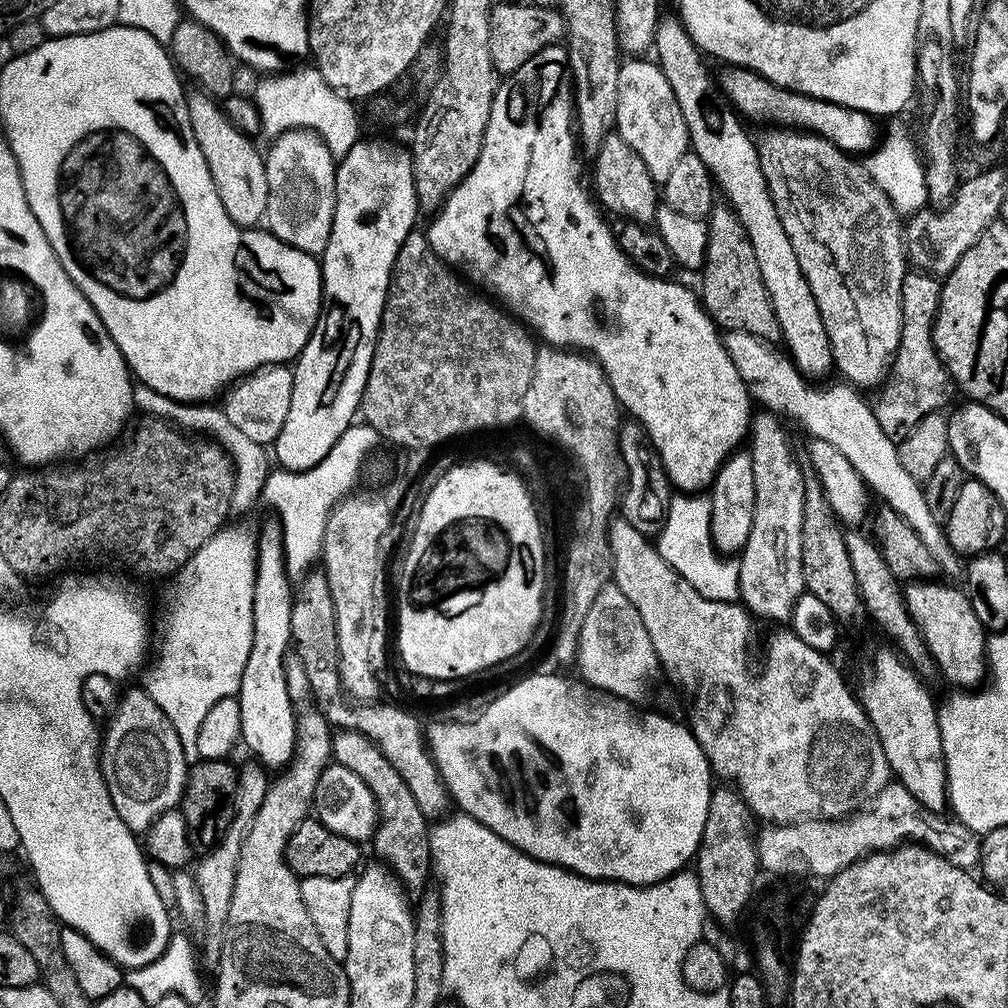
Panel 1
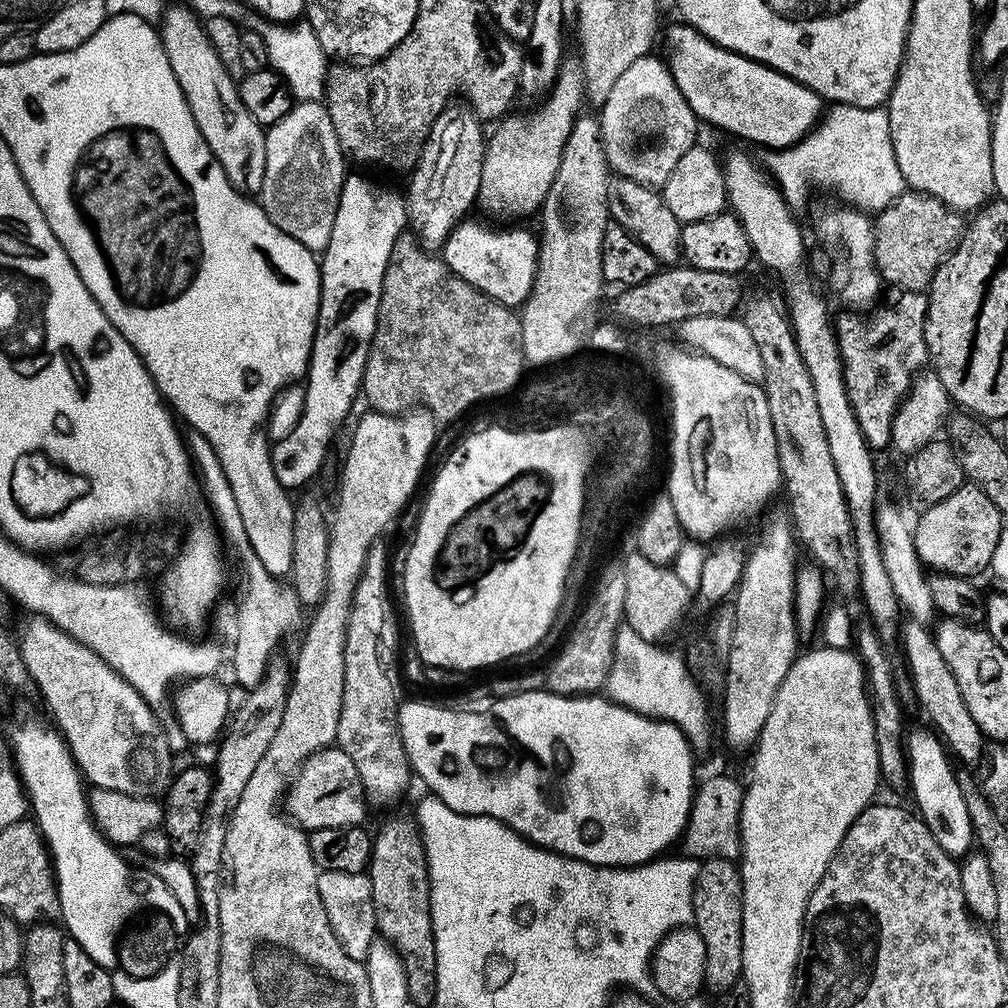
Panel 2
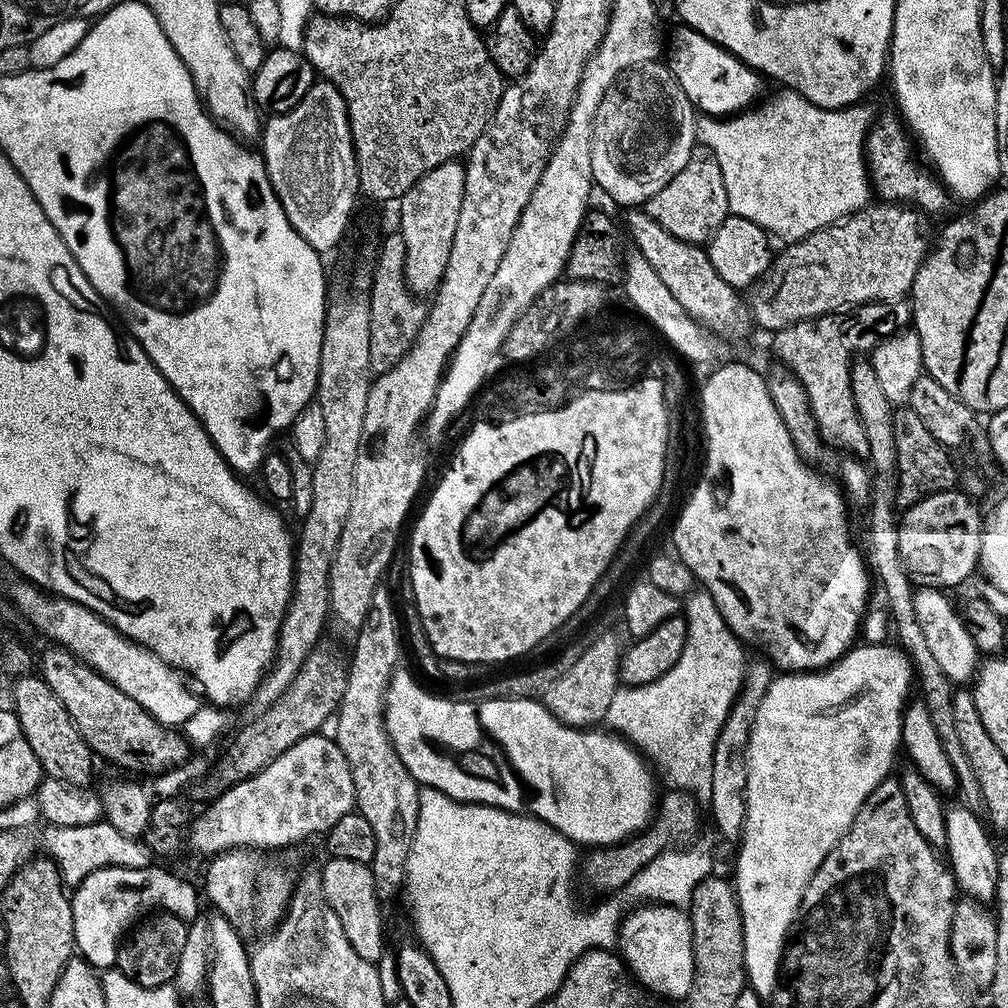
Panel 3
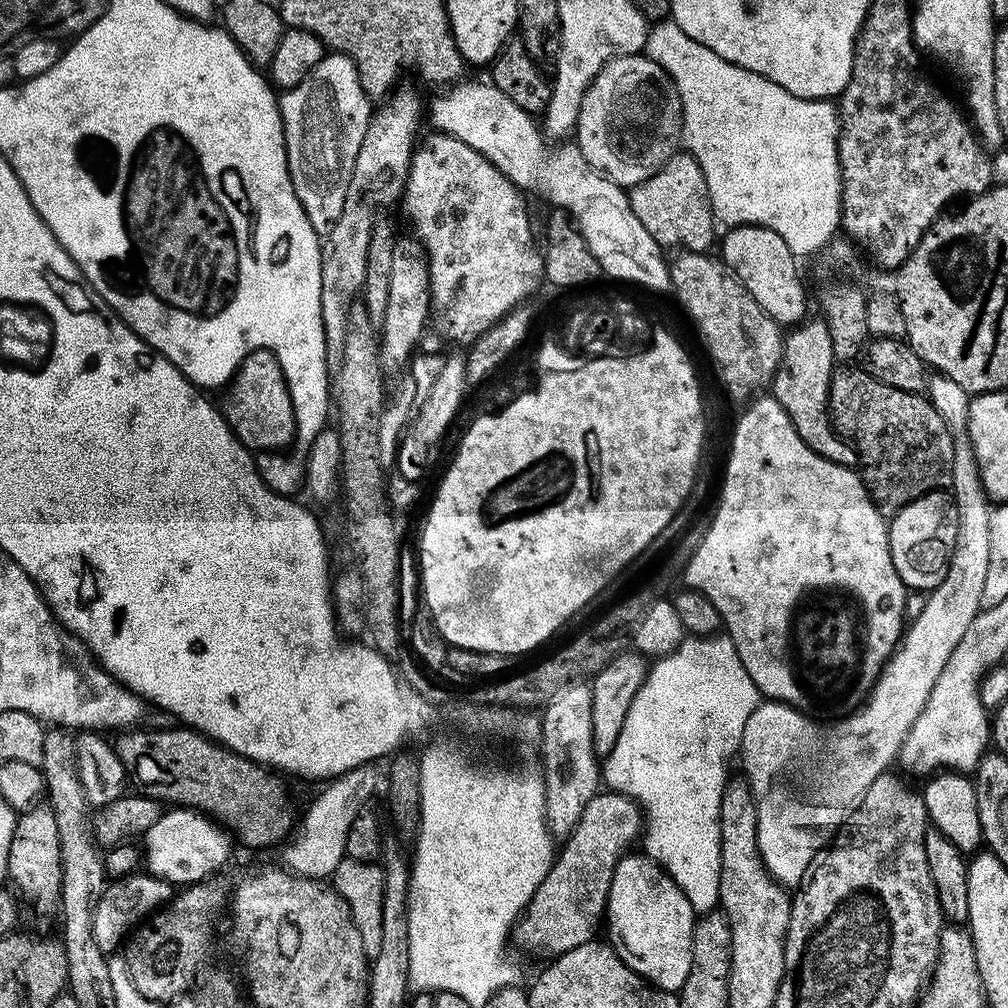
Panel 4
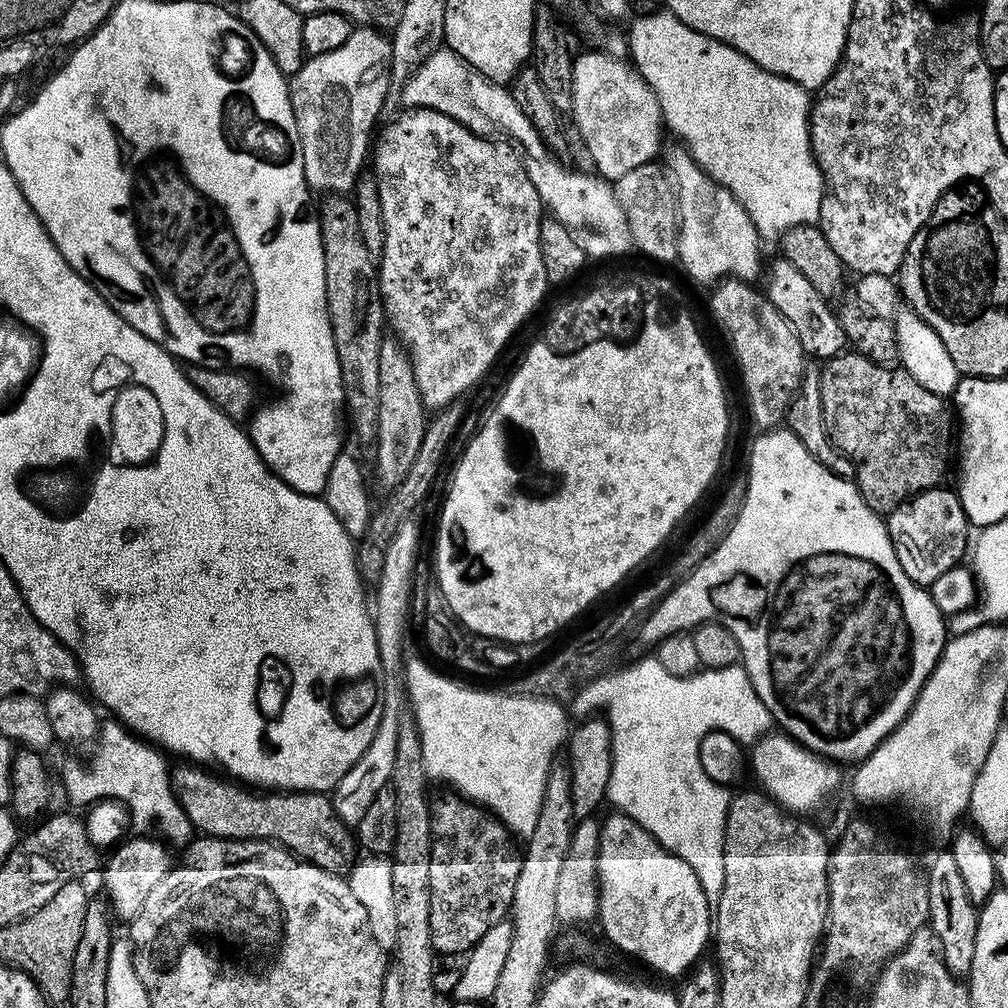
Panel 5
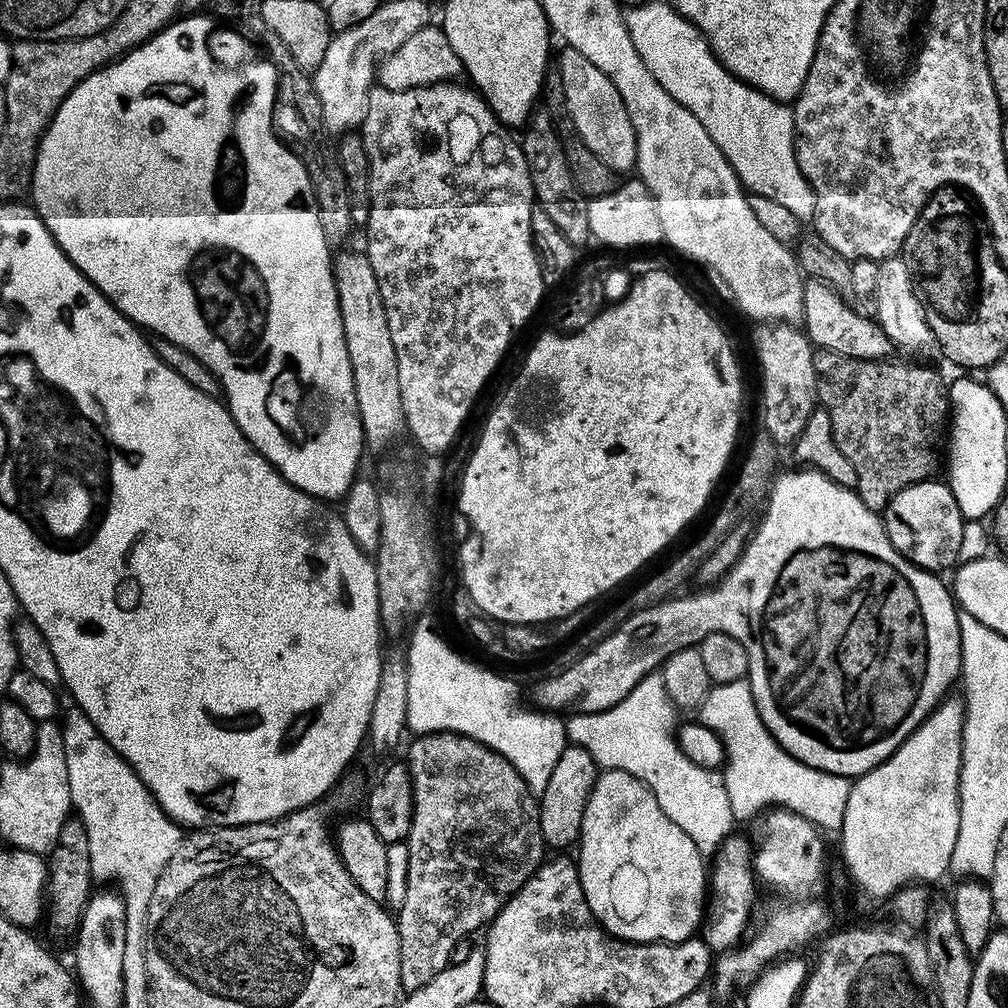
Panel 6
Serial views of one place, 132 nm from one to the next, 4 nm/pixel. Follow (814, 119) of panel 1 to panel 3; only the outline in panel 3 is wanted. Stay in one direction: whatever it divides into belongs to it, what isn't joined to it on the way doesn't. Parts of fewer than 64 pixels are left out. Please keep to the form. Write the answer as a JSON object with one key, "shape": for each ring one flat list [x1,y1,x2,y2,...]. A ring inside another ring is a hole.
{"shape":[[687,26,679,27,673,30,669,40,667,37,666,63,678,86,682,86,686,98,690,98,693,108,705,116,721,118,745,111,761,95,761,73,755,68,749,68,737,56,727,52,698,30]]}

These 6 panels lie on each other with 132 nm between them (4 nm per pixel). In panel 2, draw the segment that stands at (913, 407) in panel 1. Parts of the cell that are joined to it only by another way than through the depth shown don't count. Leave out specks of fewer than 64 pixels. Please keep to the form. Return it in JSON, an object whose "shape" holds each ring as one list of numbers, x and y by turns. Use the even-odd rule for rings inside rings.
{"shape":[[899,290,891,294,893,296,888,304,881,303,871,313,873,316,869,324,859,324,852,314,837,315,834,320,836,341,840,344,840,357,844,363,846,394,850,398,854,418,858,418,864,440,872,450,887,449,891,445,894,414,901,400,907,396,912,381,929,363,924,333,924,319,928,313,927,295]]}

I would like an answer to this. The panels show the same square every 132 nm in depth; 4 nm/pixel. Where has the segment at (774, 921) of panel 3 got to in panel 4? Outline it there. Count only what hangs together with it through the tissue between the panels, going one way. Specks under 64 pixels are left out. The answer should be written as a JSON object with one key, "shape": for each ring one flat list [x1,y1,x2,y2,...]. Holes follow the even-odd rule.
{"shape":[[936,374,927,381,926,395,932,401,934,410,942,414,946,426,952,431,954,444,954,470,952,471,952,499,958,510,958,542,954,542,954,554,950,558,950,566,946,570,946,578,937,588,927,593,927,600,920,617,916,617,907,625,900,638,895,652,888,657,876,683,866,699,855,709,853,716,845,720,836,720,832,725,815,724,811,715,801,709,791,708,778,700,765,699,756,707,754,714,746,718,746,730,742,730,742,742,738,760,744,763,743,775,752,787,752,797,756,803,756,841,764,869,772,875,772,879,785,886,799,885,804,879,804,872,810,866,819,849,831,841,834,830,848,818,858,802,870,790,870,782,893,767,899,757,900,747,910,726,922,714,926,706,926,698,930,698,930,690,934,682,938,682,938,674,942,674,942,666,954,654,954,646,962,642,962,634,966,634,970,622,981,610,982,590,985,589,986,573,989,569,989,535,990,516,993,505,990,503,980,481,980,471,972,443,968,437,968,402,969,393,958,386,958,382,950,382,950,378]]}

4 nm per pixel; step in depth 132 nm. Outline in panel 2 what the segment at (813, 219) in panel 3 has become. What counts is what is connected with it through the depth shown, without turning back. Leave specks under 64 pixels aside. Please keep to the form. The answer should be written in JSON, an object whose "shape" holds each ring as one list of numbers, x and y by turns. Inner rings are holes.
{"shape":[[833,103,821,115,816,127,807,136,790,148,769,151,767,156,767,171,774,177,780,191,784,193,784,201,793,210,799,210,807,202,808,183,811,180,825,184,830,191,837,192,844,199,841,201,869,214,879,214,906,190,902,170,898,170,898,158,894,158,894,146,890,138,890,118,883,107,859,108,853,104]]}

